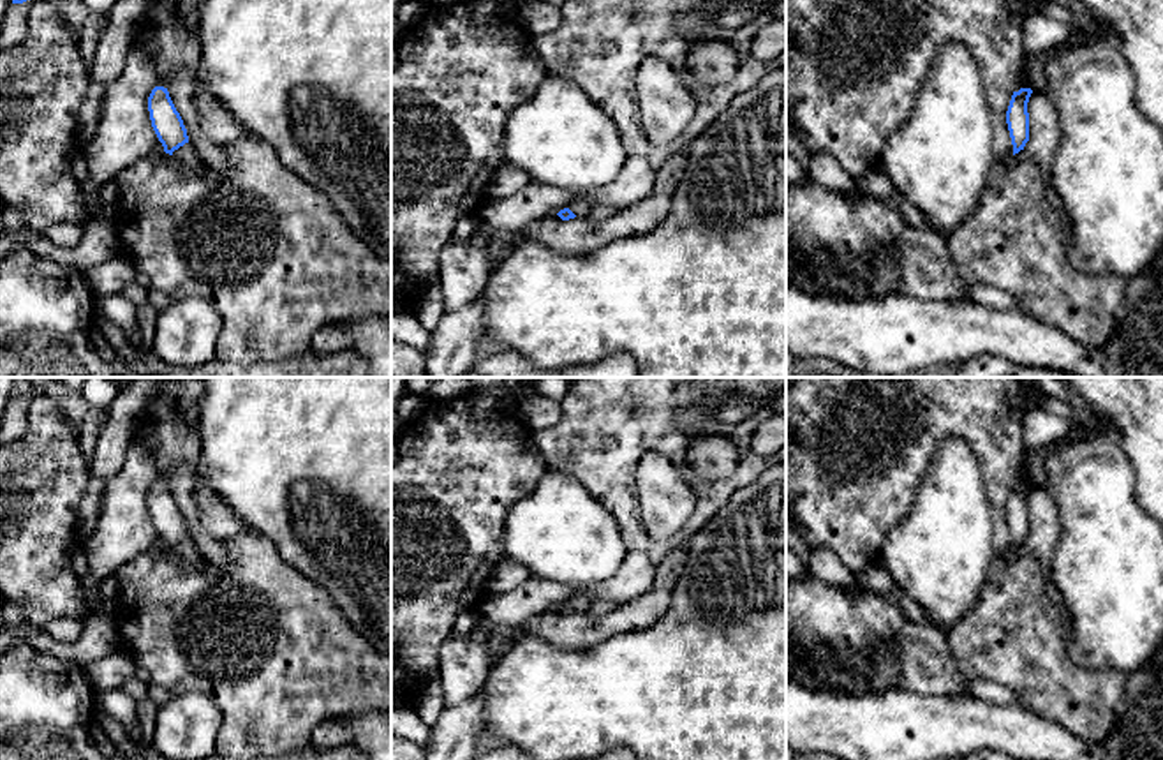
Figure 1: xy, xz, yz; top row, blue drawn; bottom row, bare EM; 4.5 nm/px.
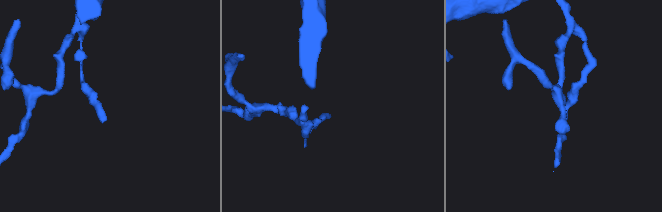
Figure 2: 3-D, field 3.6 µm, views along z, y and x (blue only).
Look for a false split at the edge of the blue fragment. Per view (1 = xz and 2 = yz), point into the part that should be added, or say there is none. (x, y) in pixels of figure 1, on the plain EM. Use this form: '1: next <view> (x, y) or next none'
1: next none
2: next none

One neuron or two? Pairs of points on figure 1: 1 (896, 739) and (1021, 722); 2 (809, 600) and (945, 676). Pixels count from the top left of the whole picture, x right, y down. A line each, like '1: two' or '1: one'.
1: one
2: one

